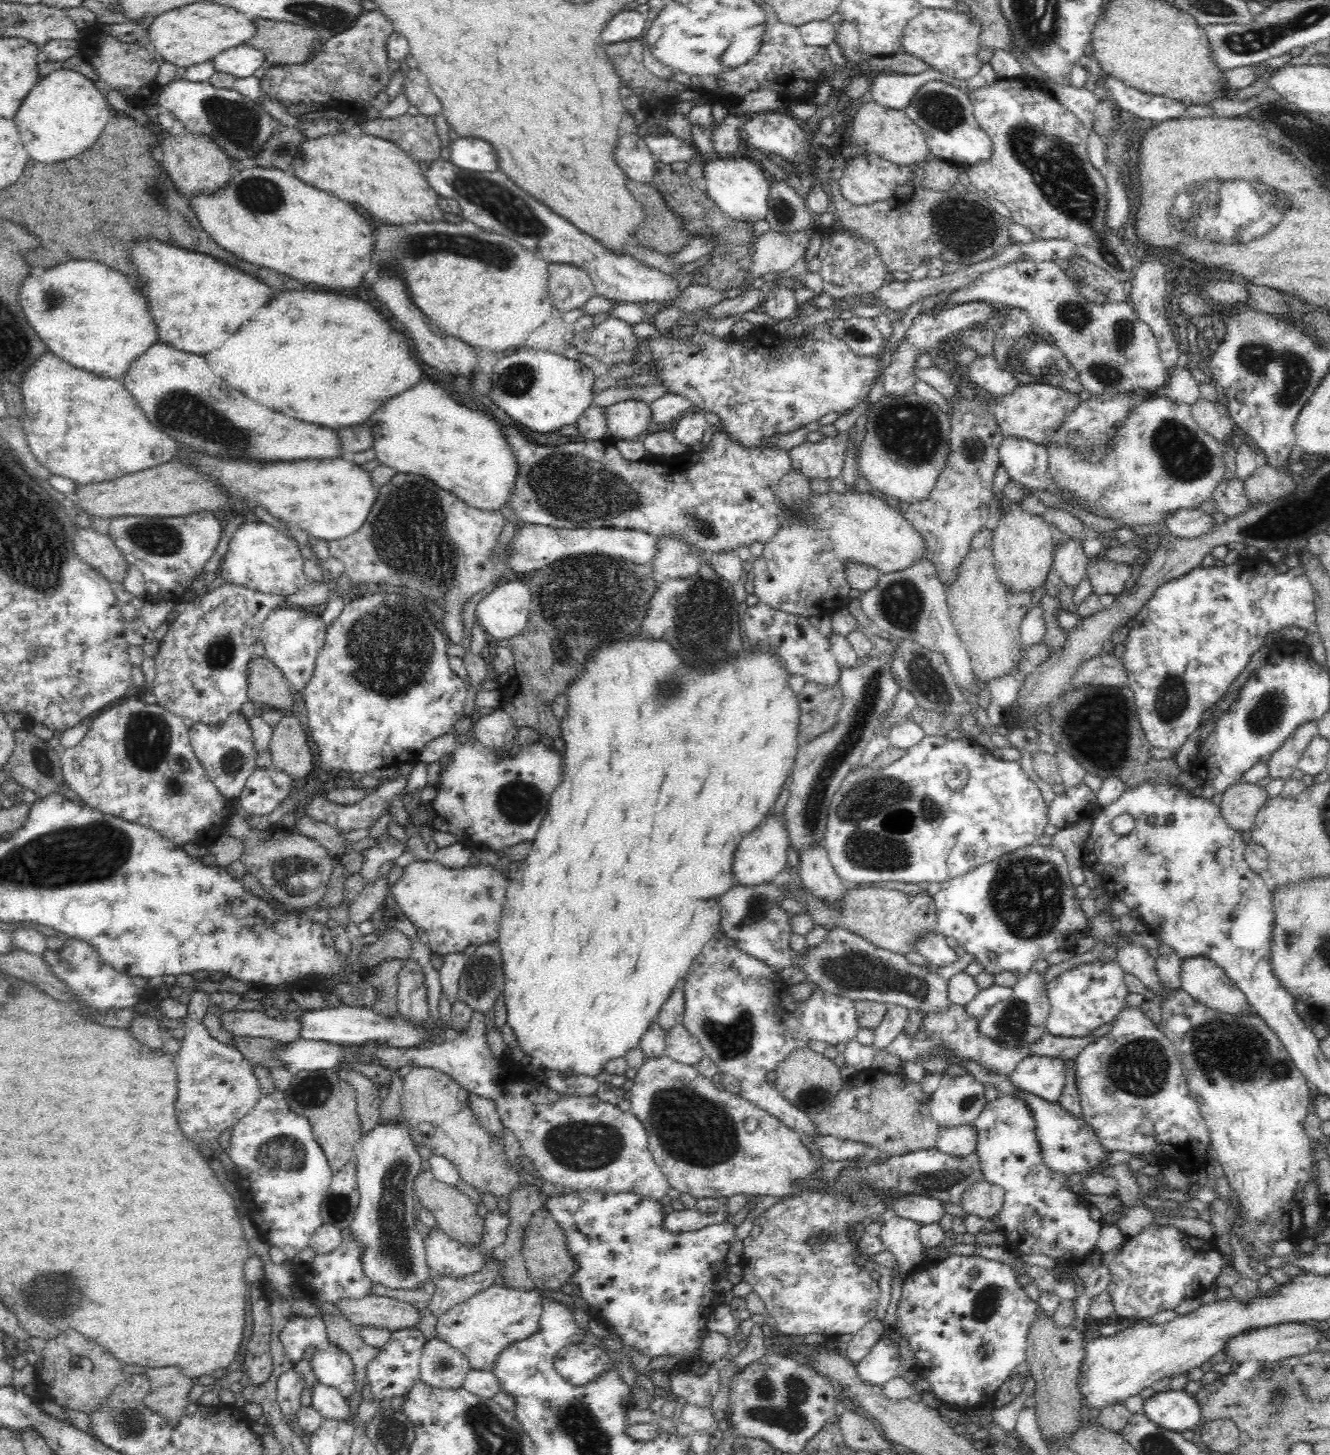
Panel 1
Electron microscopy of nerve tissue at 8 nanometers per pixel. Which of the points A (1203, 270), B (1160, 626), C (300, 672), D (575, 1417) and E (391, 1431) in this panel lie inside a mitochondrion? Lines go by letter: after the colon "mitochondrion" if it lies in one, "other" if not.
A: other
B: other
C: other
D: mitochondrion
E: mitochondrion

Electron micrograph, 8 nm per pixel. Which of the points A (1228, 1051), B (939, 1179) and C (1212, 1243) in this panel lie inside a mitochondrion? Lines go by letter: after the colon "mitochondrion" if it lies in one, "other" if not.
A: mitochondrion
B: mitochondrion
C: other

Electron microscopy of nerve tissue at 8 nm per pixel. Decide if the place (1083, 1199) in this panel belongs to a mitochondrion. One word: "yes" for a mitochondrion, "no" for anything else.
no

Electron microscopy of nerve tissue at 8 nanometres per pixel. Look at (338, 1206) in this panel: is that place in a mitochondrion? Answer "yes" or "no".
yes

